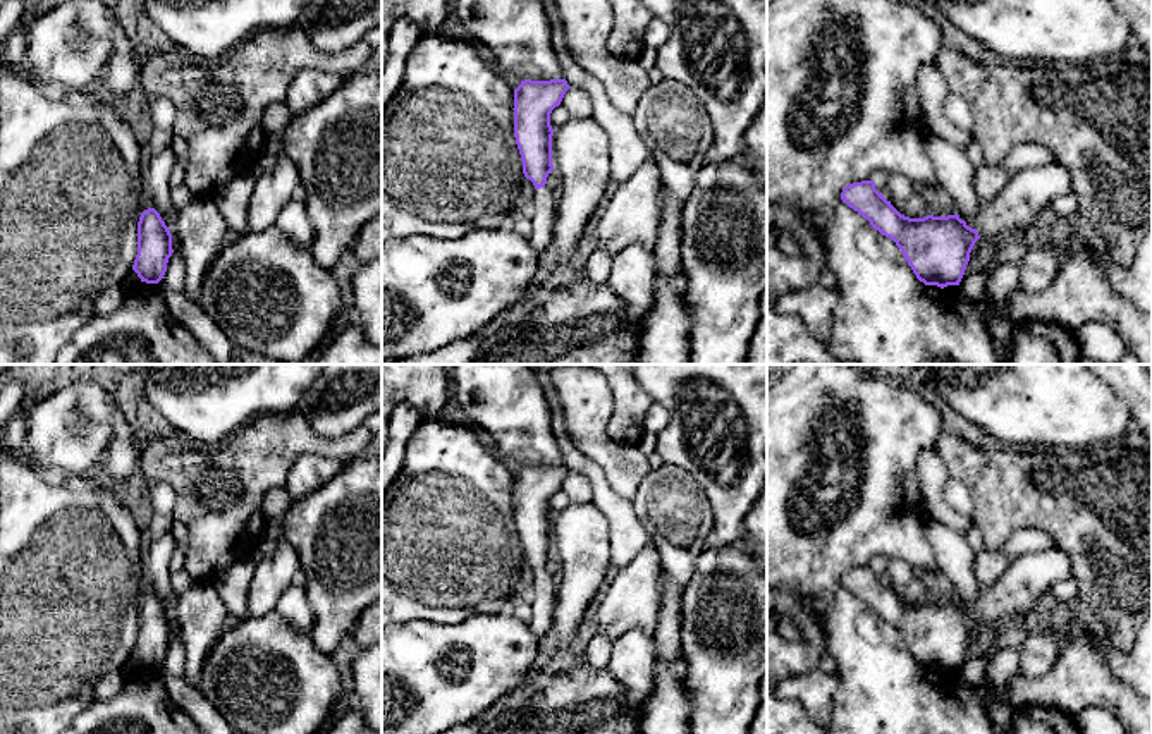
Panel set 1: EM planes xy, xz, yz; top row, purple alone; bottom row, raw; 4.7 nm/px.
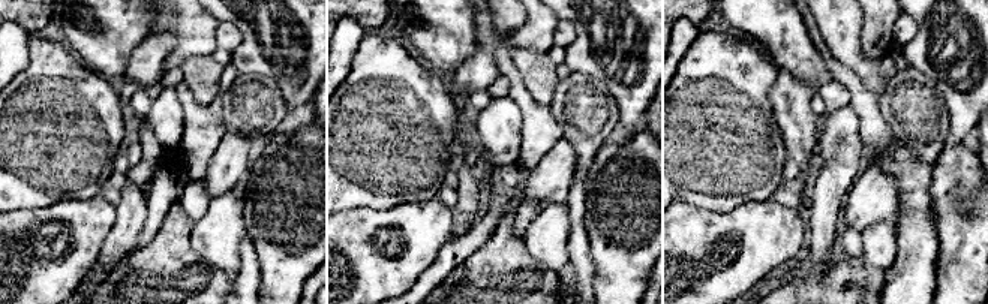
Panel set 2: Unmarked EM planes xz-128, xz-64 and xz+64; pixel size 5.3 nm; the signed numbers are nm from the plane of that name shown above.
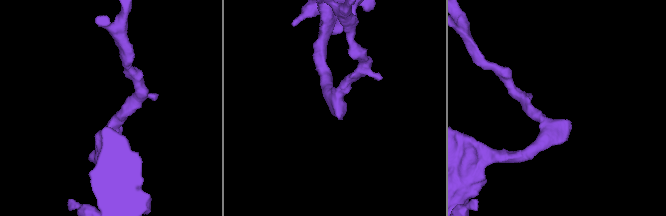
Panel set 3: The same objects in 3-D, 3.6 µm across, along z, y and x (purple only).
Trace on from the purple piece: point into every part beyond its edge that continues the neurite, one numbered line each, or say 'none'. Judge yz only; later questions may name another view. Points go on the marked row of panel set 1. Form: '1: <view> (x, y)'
1: yz (1013, 210)

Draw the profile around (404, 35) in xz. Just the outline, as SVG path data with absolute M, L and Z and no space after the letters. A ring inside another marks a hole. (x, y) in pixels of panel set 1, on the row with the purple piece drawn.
M402 17L392 26L389 36L389 55L382 69L382 112L401 88L407 57L423 36L425 31L409 17Z

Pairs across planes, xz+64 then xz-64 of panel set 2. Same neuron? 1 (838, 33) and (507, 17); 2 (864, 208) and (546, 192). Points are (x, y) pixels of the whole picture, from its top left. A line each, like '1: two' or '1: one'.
1: one
2: one

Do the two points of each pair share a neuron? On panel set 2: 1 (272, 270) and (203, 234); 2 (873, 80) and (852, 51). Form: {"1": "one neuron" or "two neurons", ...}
{"1": "two neurons", "2": "one neuron"}

